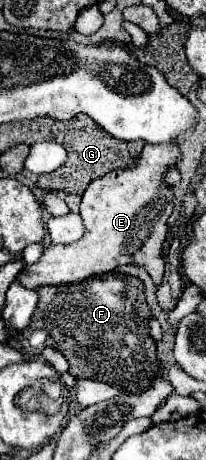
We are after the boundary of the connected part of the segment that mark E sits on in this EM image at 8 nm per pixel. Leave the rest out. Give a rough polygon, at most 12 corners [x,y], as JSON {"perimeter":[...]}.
{"perimeter":[[177,146],[91,182],[85,234],[23,268],[25,288],[77,284],[121,264],[163,280]]}

